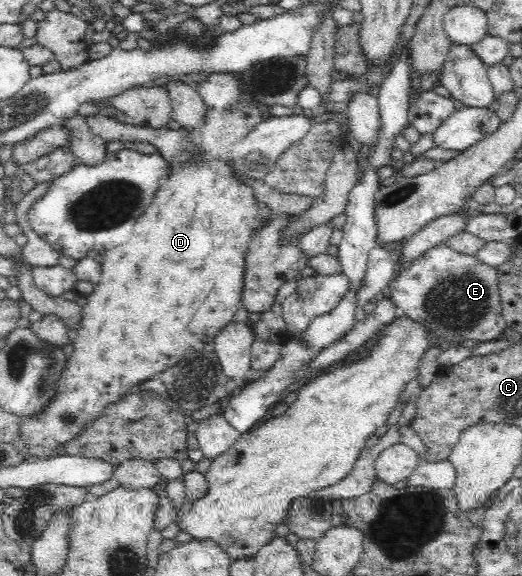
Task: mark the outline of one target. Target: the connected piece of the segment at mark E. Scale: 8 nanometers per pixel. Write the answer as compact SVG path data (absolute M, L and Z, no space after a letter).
M440 244L431 248L412 266L402 269L390 286L390 299L403 314L418 322L425 322L426 327L434 332L435 338L444 336L453 345L477 344L494 340L502 333L506 323L501 315L500 292L497 287L497 272L492 266L480 262L475 255L466 255Z

